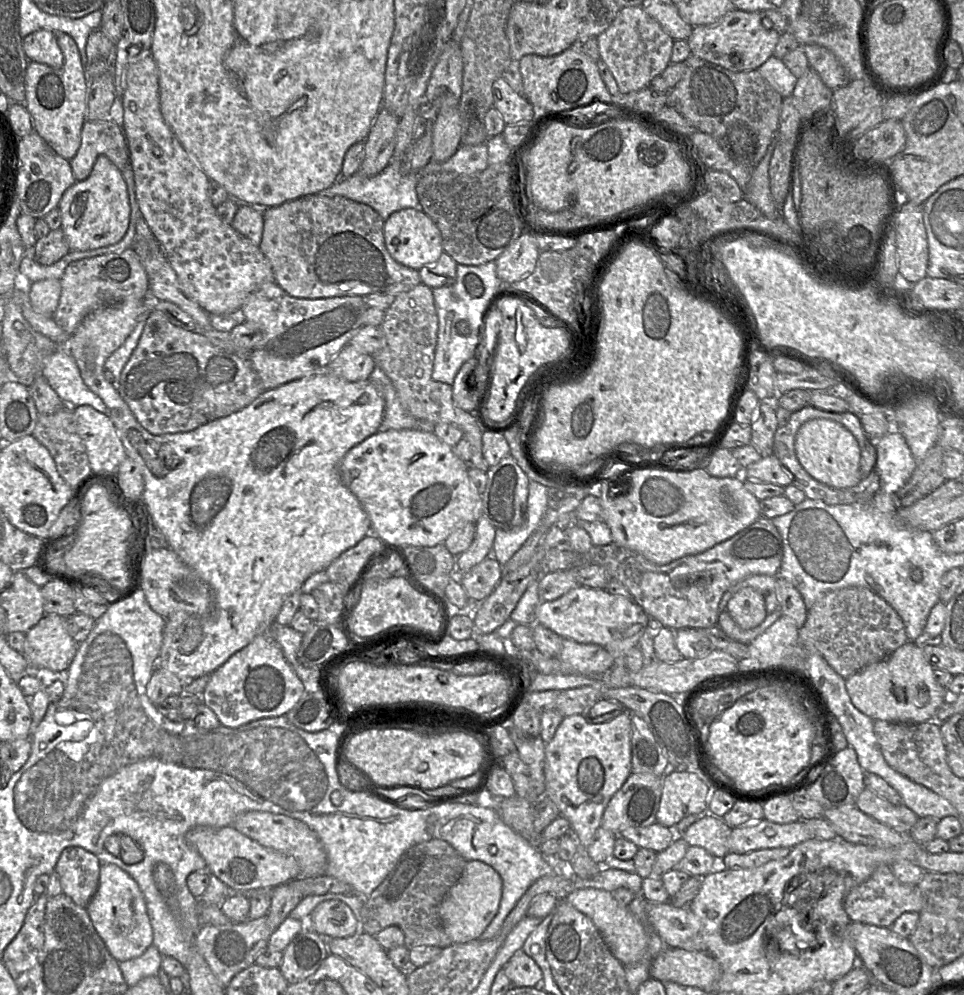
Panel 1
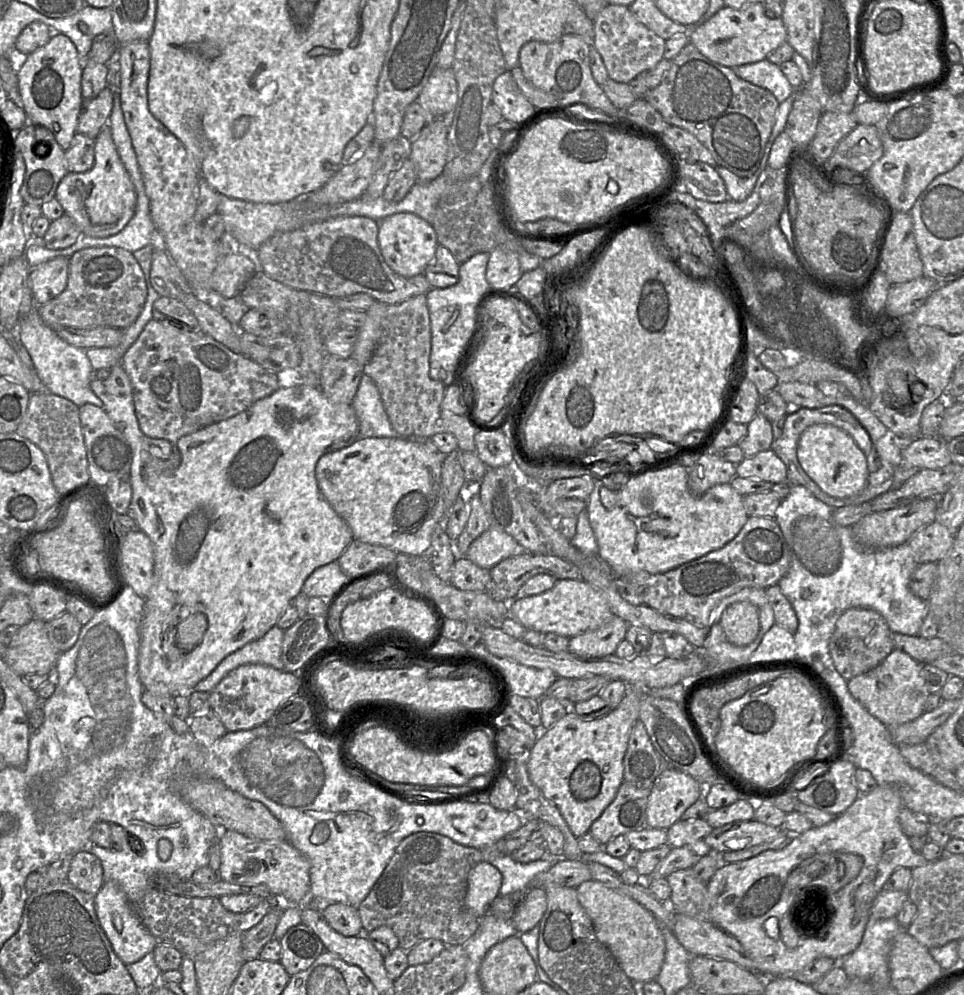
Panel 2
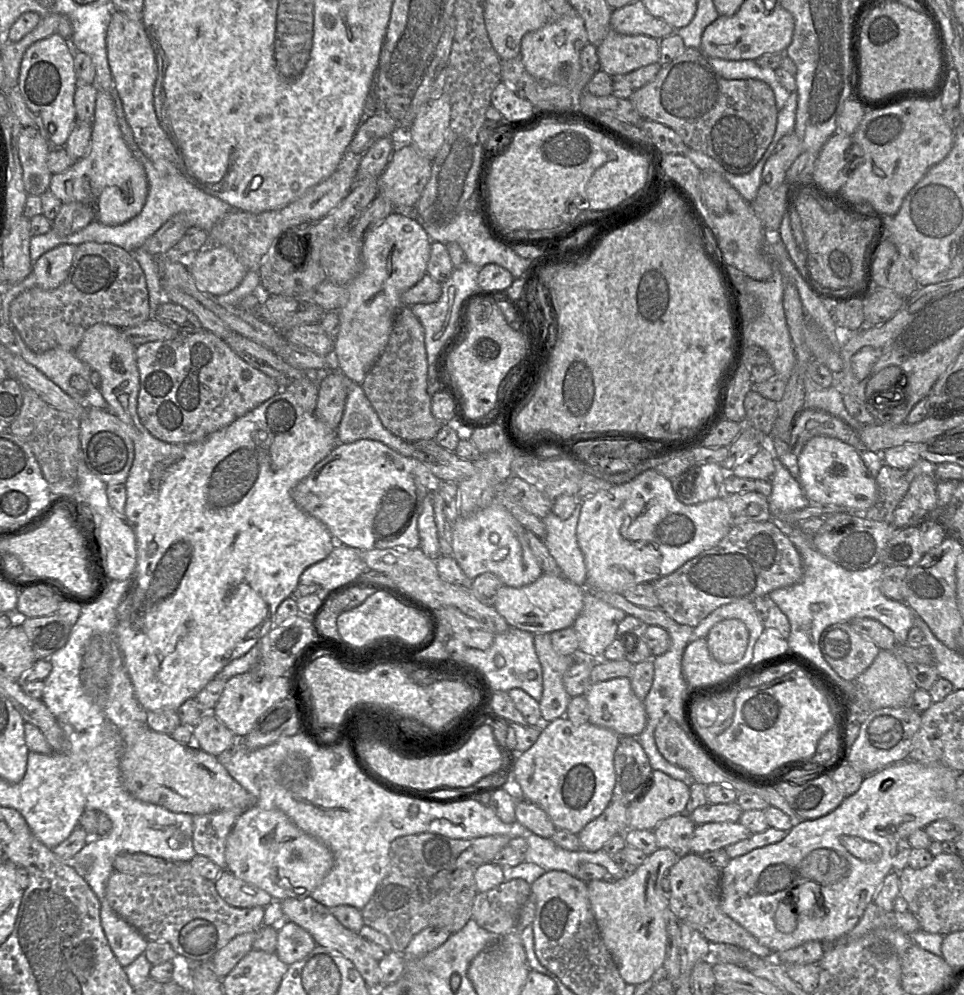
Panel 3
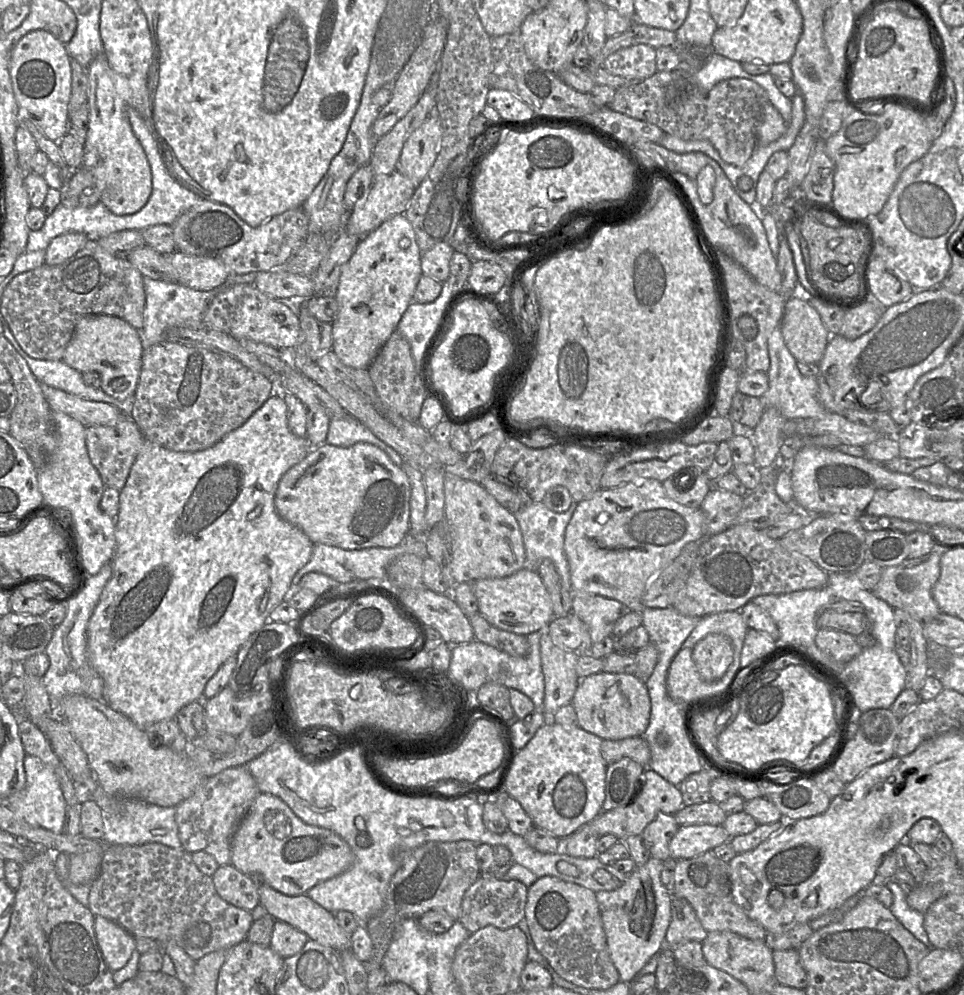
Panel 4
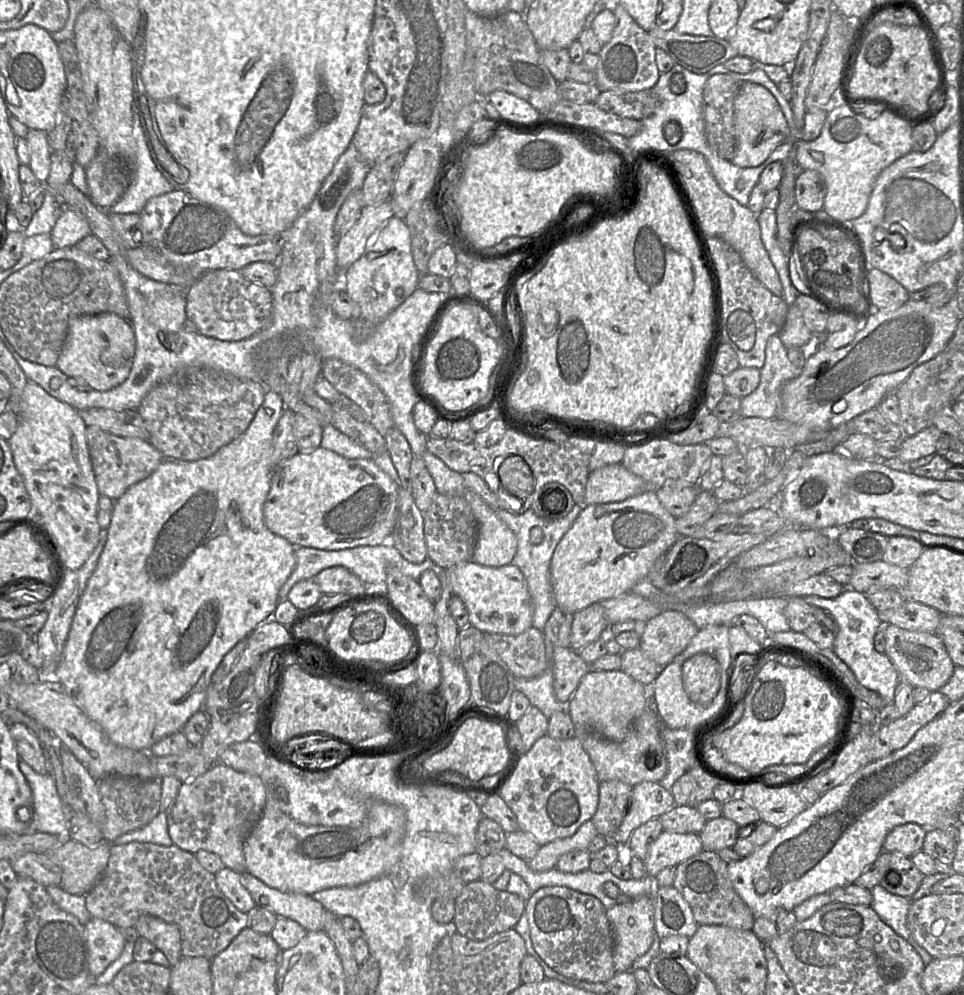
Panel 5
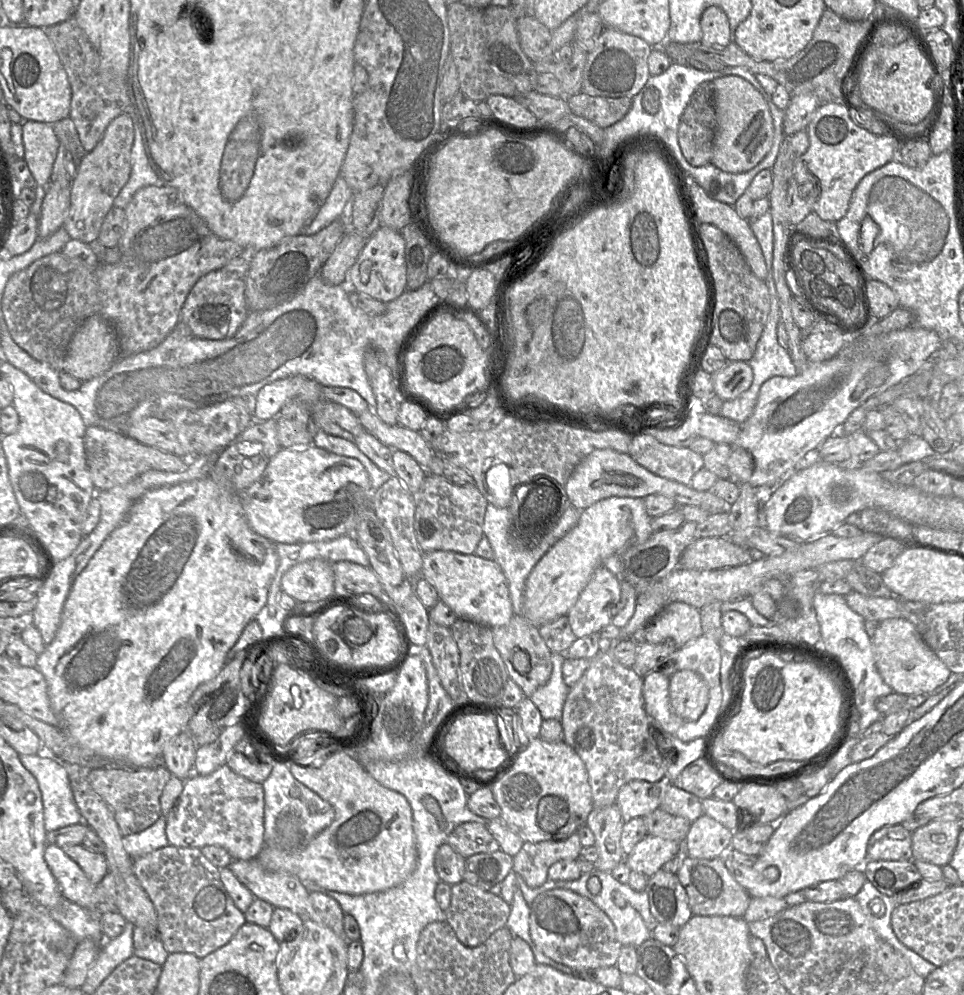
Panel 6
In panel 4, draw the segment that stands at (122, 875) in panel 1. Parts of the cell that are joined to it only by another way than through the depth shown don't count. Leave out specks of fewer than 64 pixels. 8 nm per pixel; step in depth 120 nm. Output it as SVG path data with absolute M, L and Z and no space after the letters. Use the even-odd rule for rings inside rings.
M95 916L94 930L109 968L113 972L123 968L136 949L135 936L102 916Z

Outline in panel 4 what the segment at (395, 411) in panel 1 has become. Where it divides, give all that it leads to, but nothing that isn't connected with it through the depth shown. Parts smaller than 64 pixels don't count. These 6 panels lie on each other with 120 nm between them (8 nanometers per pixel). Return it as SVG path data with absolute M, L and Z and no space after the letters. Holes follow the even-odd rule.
M350 414L341 418L331 418L326 443L349 447L359 442L373 444L383 450L392 462L401 467L402 456L392 447L380 440L374 433Z

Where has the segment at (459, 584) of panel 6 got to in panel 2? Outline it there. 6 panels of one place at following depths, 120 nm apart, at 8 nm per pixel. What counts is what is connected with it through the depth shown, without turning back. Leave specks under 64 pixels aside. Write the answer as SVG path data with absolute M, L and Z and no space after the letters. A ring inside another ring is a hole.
M557 580L548 591L514 600L510 616L527 630L572 638L602 626L613 614L604 596L583 580Z

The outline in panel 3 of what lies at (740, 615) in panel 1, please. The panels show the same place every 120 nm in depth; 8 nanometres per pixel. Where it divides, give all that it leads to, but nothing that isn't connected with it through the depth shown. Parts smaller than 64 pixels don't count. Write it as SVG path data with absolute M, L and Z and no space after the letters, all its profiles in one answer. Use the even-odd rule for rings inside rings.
M726 619L715 624L705 638L708 650L717 662L732 664L745 654L749 630L741 620Z

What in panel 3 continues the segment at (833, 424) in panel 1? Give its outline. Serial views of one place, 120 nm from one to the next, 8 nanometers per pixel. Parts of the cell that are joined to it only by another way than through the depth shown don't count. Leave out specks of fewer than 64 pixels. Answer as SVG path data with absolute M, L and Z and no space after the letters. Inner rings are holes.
M811 438L798 458L800 485L810 504L846 506L865 512L877 501L877 484L858 451L839 439Z

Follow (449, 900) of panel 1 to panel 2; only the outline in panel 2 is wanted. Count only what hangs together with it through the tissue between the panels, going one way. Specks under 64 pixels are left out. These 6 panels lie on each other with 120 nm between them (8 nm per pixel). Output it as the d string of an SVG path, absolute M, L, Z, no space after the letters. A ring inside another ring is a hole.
M480 862L468 874L466 907L477 917L489 911L502 886L501 872L489 862Z

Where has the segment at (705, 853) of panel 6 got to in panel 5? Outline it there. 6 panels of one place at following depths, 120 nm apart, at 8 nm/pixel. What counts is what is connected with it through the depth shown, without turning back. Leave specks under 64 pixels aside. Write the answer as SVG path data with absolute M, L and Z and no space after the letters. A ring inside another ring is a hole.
M724 816L708 820L699 833L703 849L718 852L724 848L733 848L741 829L737 823Z

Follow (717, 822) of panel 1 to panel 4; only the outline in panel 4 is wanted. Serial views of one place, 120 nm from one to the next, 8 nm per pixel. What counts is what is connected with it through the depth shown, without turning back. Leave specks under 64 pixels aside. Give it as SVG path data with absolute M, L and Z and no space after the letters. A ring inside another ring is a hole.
M659 814L645 827L641 837L652 858L662 861L670 858L669 844L679 826L674 815Z

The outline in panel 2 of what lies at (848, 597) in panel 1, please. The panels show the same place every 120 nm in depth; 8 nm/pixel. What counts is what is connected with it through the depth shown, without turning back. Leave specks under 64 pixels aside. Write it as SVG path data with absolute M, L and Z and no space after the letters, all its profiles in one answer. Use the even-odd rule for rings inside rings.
M851 608L837 620L829 640L829 652L838 673L847 681L878 666L893 650L893 632L877 611Z

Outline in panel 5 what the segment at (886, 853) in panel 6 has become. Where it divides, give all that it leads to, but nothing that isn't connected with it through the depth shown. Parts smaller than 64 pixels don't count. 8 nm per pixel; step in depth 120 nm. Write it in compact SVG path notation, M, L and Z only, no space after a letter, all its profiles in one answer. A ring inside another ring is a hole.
M916 823L897 826L886 836L883 851L897 852L912 857L922 850L926 833L927 829Z

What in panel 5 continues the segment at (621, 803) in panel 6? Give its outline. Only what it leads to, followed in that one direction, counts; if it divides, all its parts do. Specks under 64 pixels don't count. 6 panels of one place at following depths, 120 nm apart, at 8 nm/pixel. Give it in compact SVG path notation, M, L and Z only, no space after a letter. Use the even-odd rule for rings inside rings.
M643 781L633 786L630 806L612 842L624 846L633 831L650 819L659 818L675 806L671 790L660 782Z

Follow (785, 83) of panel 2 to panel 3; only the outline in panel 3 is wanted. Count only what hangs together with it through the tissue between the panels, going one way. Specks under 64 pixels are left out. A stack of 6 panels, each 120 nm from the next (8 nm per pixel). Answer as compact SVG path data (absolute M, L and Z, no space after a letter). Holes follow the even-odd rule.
M707 57L716 72L727 80L757 79L768 84L774 92L776 106L781 110L791 92L786 90L778 81L776 71L762 68L754 60L723 60Z

